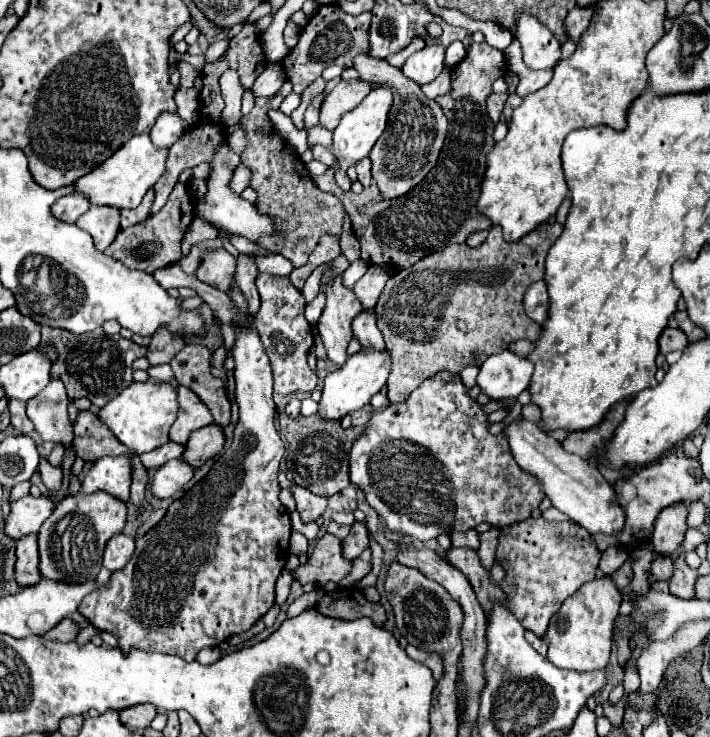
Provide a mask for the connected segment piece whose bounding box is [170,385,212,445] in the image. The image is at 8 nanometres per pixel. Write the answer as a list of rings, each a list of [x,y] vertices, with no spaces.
[[[178,387],[178,419],[170,427],[170,441],[186,445],[192,431],[212,423],[208,407],[188,387]]]

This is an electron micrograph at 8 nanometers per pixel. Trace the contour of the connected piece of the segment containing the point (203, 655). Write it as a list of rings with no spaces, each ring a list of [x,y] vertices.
[[[206,647],[196,655],[198,663],[216,663],[220,659],[220,649],[218,647]]]

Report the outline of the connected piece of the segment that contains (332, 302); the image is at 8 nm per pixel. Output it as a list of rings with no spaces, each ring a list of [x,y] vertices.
[[[330,269],[322,273],[320,285],[326,293],[326,305],[316,323],[316,329],[324,341],[328,359],[332,359],[340,367],[346,361],[346,347],[352,339],[352,319],[362,311],[362,305],[352,289],[346,289],[342,285],[342,277],[332,273]]]

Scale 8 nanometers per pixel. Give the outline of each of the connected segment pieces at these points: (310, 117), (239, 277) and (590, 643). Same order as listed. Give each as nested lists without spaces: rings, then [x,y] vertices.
[[[320,93],[320,95],[316,95],[312,101],[310,101],[310,105],[308,105],[308,109],[306,109],[306,127],[314,127],[314,125],[318,125],[318,117],[320,117],[320,105],[322,105],[322,97],[324,97],[324,93]]]
[[[240,253],[238,255],[238,265],[236,265],[236,285],[240,285],[244,297],[248,299],[248,307],[250,307],[250,313],[254,317],[256,309],[260,307],[260,297],[258,297],[258,291],[254,287],[254,279],[256,279],[256,263],[254,263],[256,255],[246,255],[246,253]]]
[[[610,575],[584,583],[574,595],[570,595],[562,603],[560,611],[550,619],[548,631],[544,635],[548,643],[548,659],[560,669],[604,669],[612,651],[612,629],[618,617],[620,601],[622,595]]]

